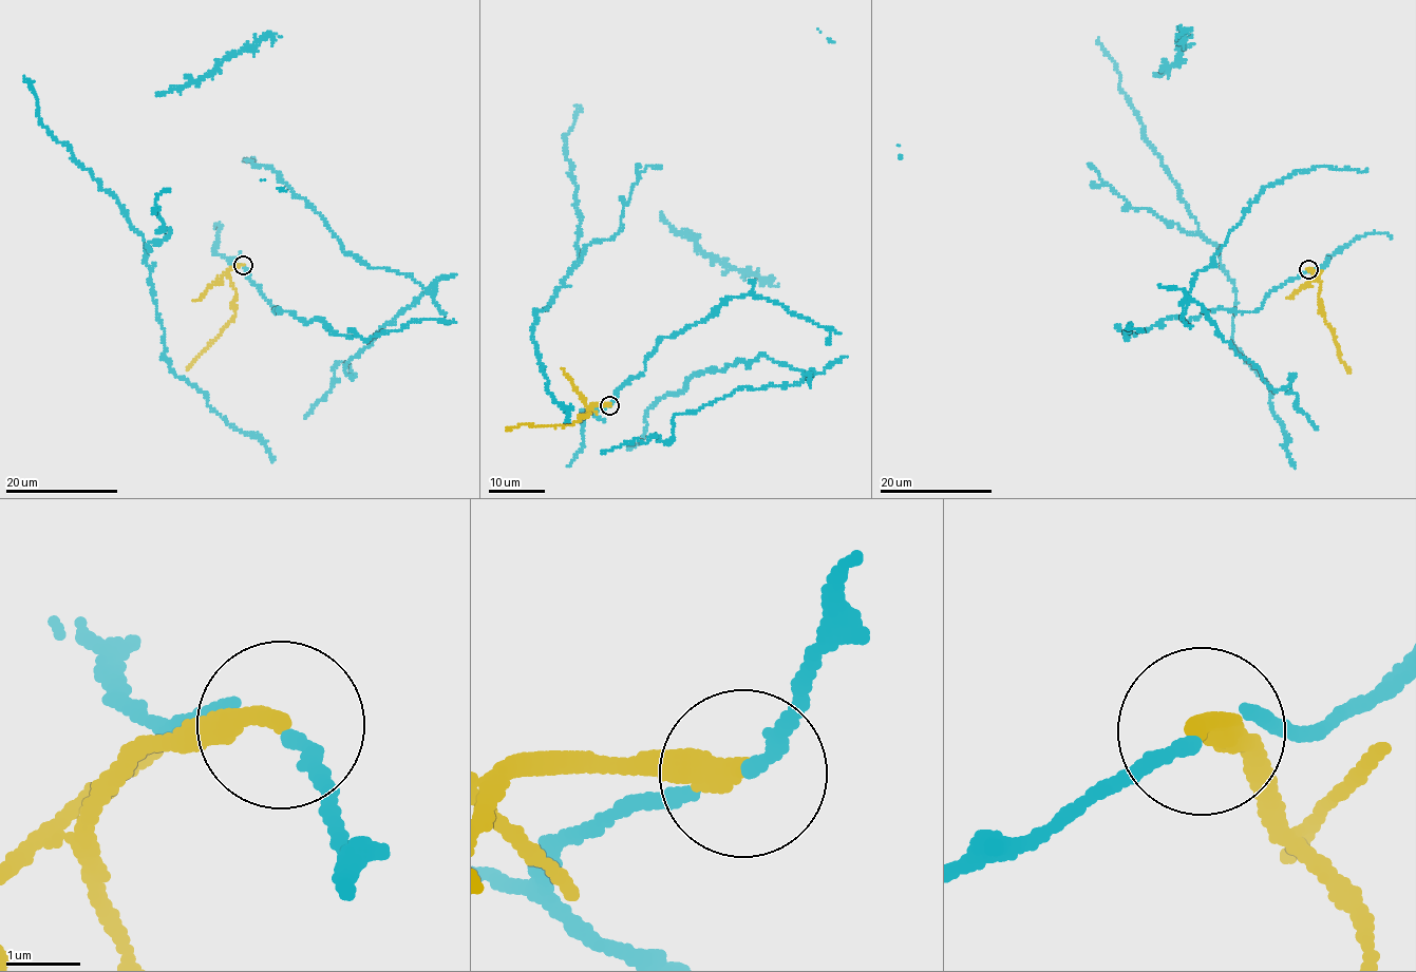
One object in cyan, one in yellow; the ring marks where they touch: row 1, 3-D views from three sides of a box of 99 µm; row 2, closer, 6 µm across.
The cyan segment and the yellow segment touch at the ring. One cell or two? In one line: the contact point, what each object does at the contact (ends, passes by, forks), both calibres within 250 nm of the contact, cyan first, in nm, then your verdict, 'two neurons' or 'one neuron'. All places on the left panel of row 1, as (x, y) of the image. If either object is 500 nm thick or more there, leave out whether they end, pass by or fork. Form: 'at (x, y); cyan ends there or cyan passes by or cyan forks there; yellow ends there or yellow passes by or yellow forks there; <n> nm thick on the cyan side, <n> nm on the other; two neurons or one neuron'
at (243, 265); cyan passes by; yellow ends there; 130 nm thick on the cyan side, 320 nm on the other; two neurons

